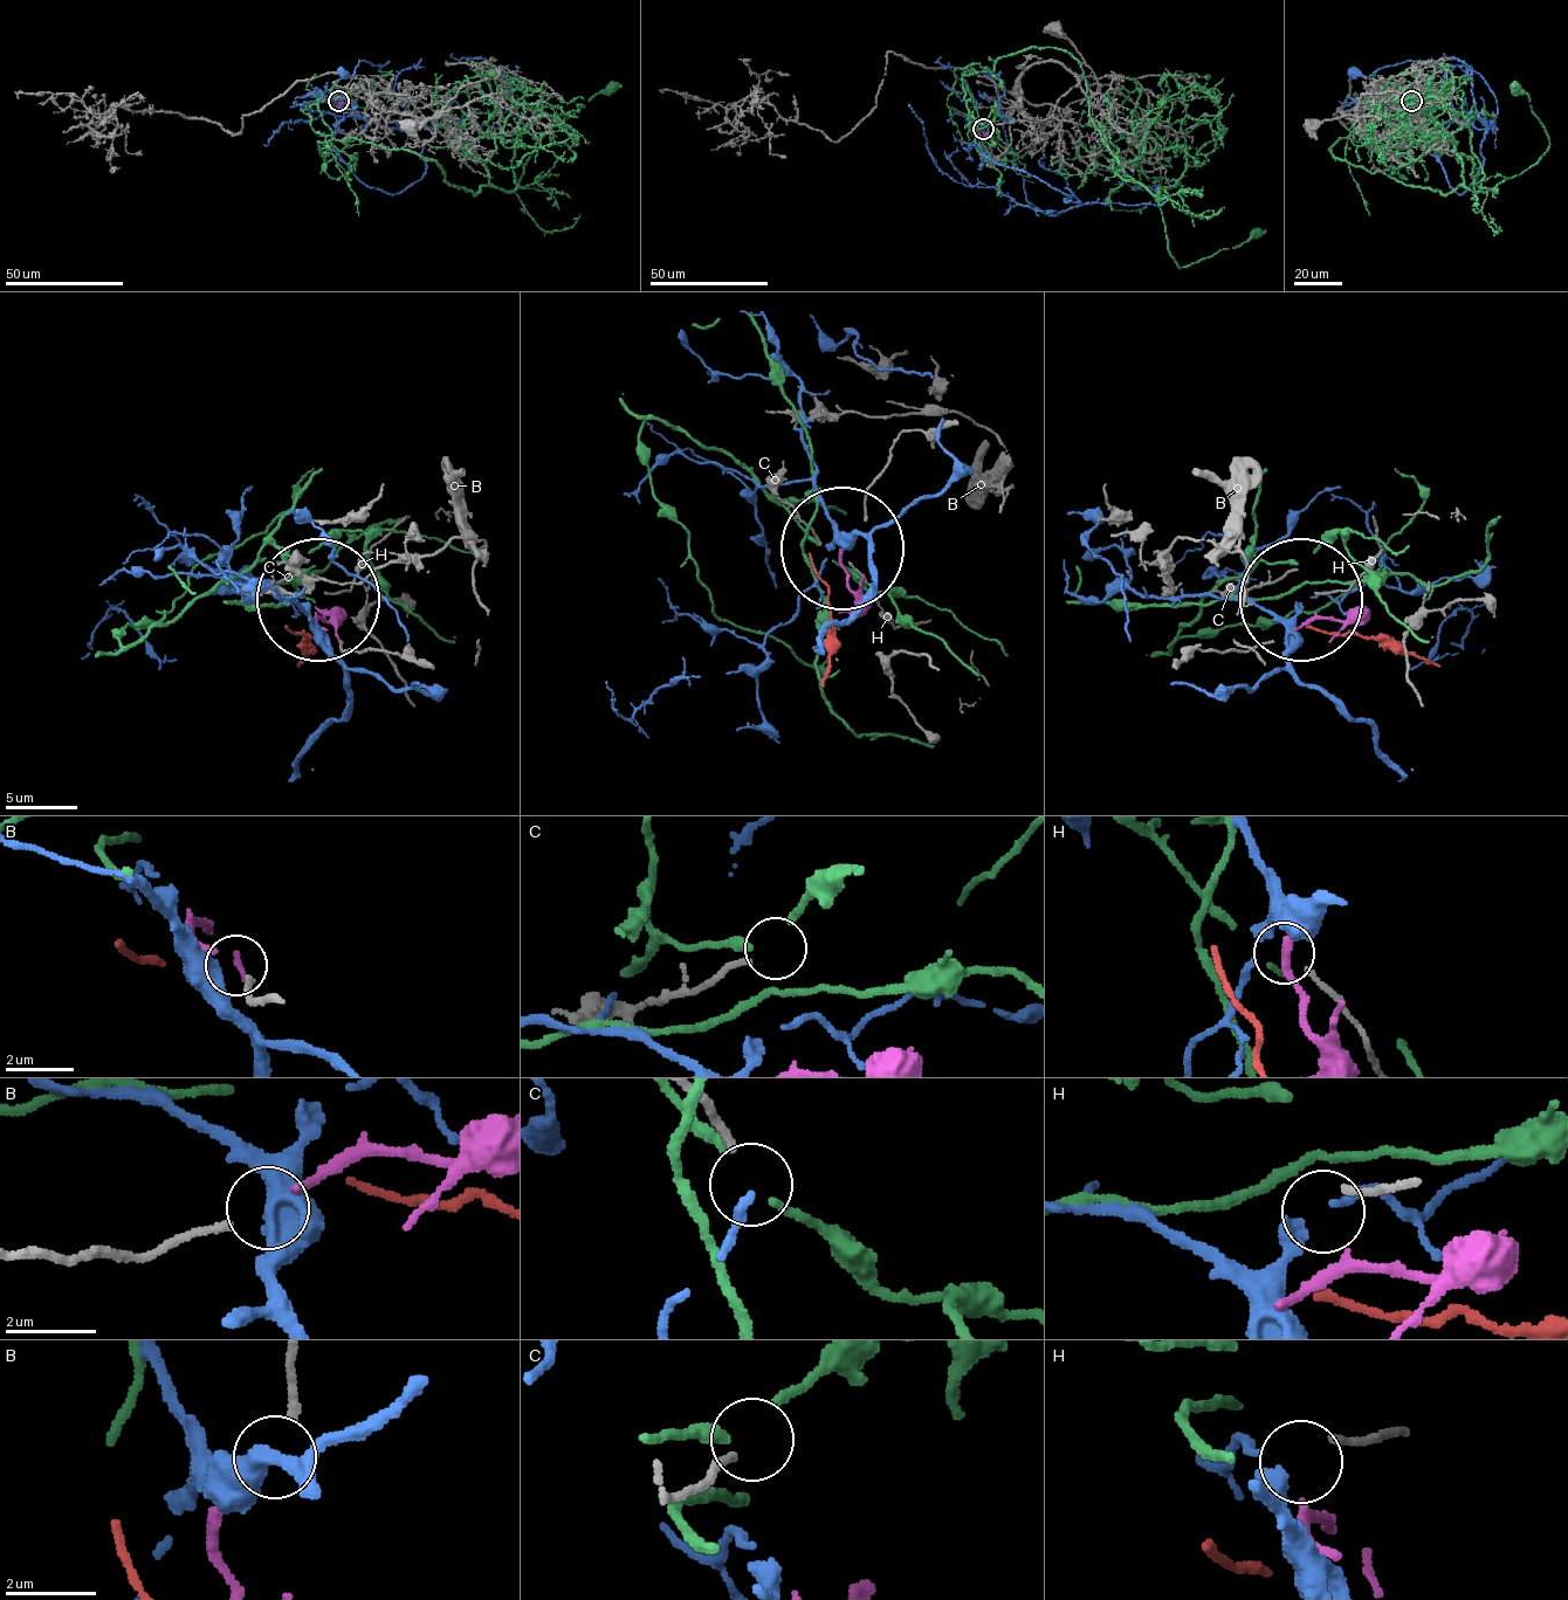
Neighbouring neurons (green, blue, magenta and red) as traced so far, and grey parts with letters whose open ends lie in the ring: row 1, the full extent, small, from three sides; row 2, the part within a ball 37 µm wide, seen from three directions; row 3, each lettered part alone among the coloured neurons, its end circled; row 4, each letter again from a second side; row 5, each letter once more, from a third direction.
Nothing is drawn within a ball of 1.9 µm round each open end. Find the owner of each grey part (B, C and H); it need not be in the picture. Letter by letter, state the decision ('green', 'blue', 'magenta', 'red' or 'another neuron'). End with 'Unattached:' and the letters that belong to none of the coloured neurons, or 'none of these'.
B: magenta
C: another neuron
H: blue
Unattached: C

